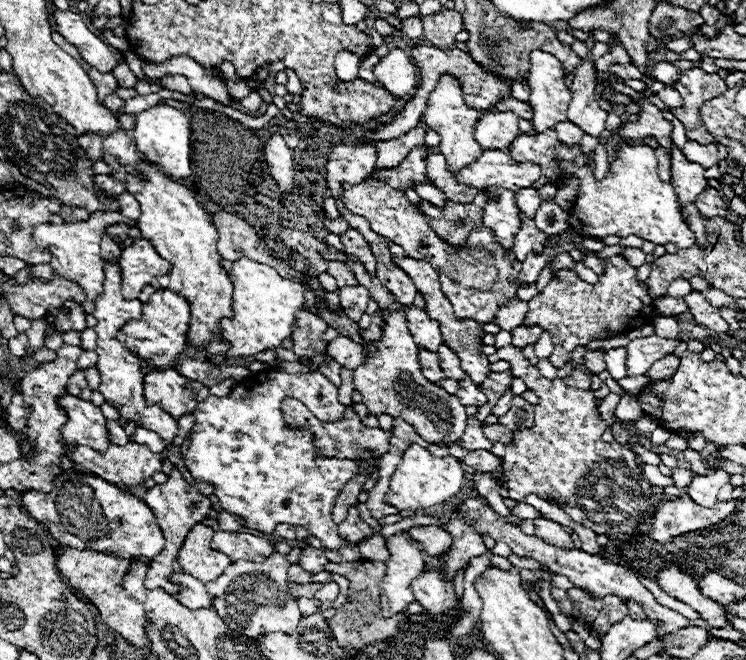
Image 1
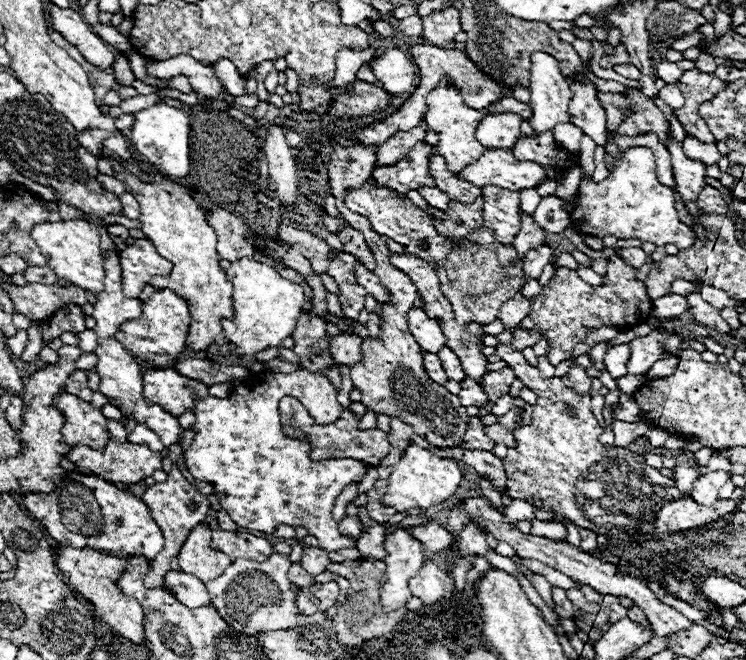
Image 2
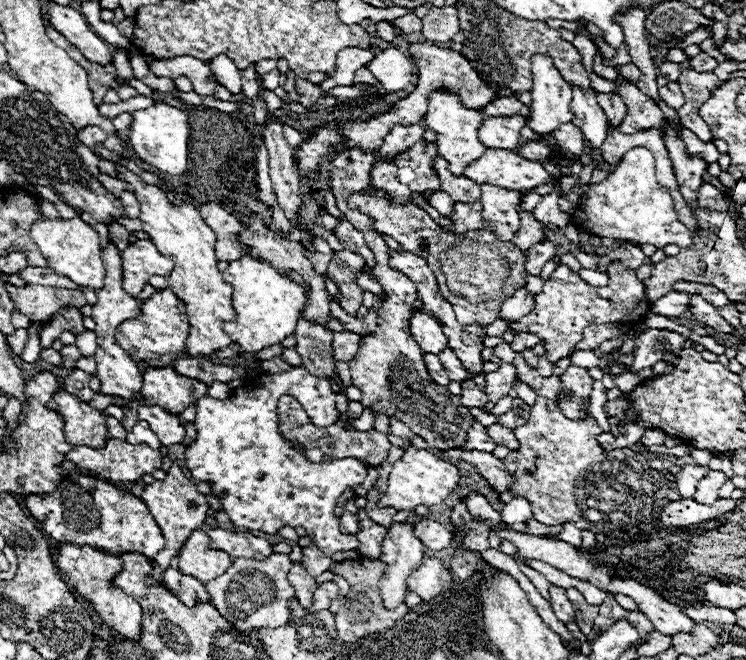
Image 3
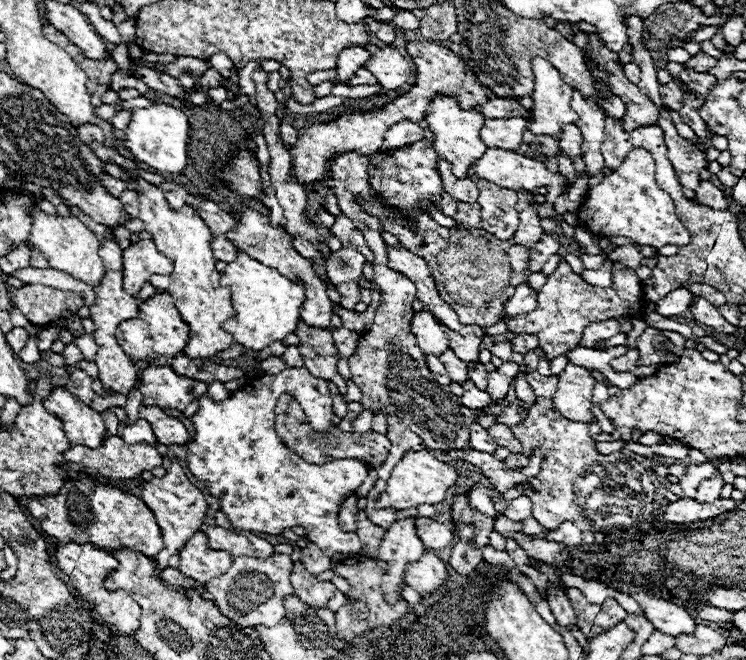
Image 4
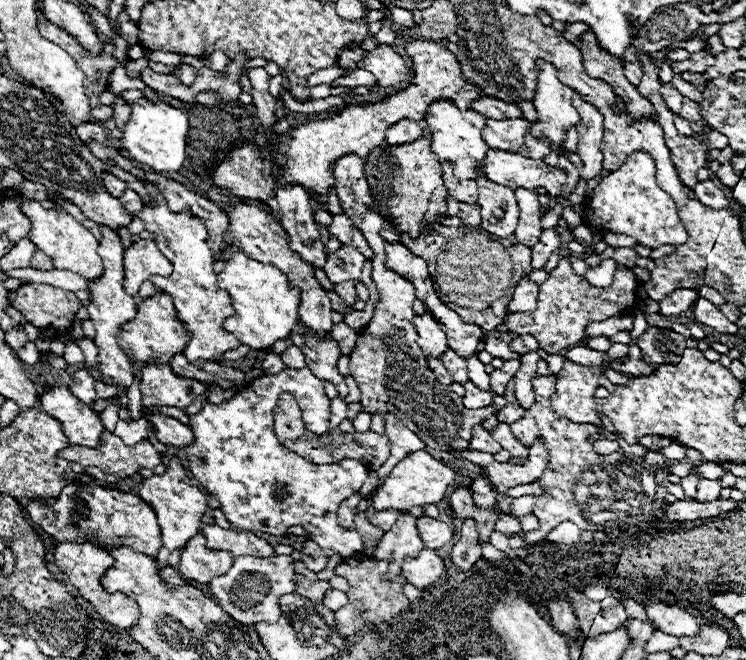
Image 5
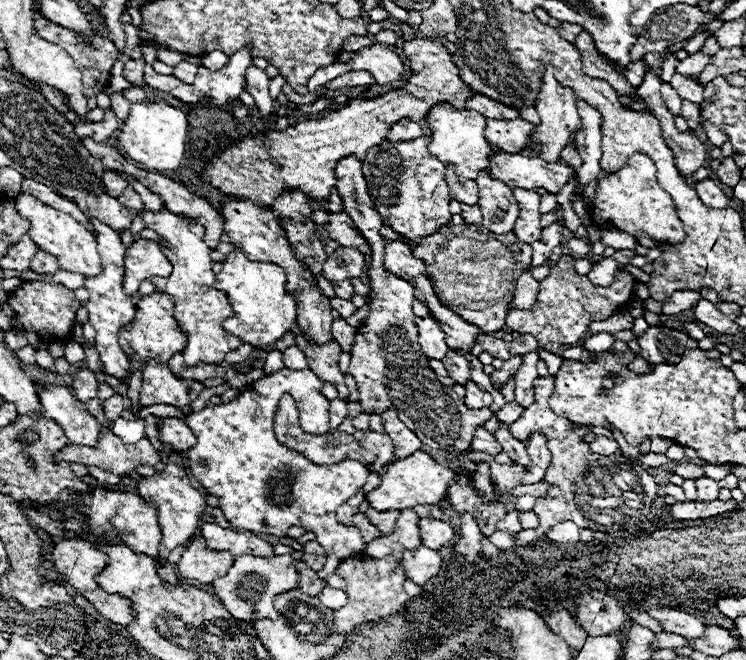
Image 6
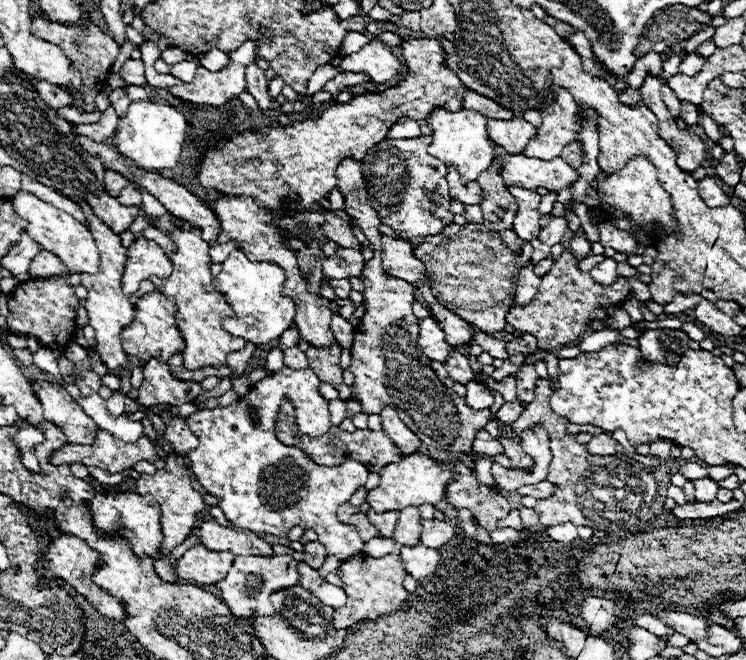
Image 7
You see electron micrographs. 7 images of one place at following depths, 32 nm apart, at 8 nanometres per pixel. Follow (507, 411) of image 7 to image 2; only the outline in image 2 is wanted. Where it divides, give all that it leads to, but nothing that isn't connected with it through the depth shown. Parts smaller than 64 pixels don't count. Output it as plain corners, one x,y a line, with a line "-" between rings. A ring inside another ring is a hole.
512,406
504,416
498,416
498,424
502,424
508,430
516,430
524,424
530,424
530,420
532,420
532,414
528,414
524,408
518,408
518,406

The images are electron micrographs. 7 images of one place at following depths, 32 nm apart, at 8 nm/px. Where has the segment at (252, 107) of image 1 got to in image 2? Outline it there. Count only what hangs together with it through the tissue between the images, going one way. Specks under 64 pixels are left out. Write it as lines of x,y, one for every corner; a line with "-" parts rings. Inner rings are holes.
225,89
222,91
222,97
225,101
230,104
238,104
241,106
248,107
250,109
255,109
260,99
256,94
253,95
243,95
243,96
232,96

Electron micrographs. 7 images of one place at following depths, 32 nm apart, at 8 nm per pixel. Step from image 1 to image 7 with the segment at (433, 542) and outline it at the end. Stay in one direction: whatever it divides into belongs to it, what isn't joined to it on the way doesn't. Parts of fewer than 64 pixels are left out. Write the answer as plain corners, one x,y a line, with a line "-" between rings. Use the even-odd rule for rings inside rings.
422,520
420,526
420,542
428,548
440,548
456,536
454,528
442,520

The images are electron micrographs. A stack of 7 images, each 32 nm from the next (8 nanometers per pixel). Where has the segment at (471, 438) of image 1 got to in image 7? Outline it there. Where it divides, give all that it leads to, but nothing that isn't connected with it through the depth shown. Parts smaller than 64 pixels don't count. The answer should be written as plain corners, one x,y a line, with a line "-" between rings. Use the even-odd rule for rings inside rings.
480,430
476,434
476,440
474,440
474,452
496,456
496,454
504,452
504,446
498,440
494,440
486,430

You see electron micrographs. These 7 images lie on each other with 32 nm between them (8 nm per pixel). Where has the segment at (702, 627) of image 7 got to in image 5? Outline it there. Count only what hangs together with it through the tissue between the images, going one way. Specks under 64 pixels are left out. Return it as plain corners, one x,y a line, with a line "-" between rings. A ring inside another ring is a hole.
638,598
640,602
646,602
646,614
650,620
658,624
658,630
674,636
696,636
700,632
700,620
686,610
678,606
666,606
662,602
648,602
644,598

